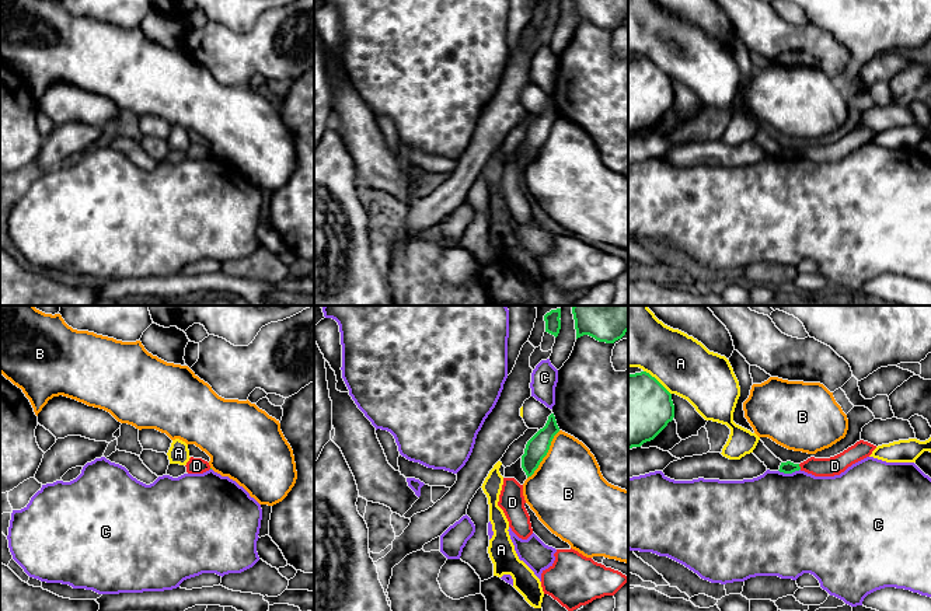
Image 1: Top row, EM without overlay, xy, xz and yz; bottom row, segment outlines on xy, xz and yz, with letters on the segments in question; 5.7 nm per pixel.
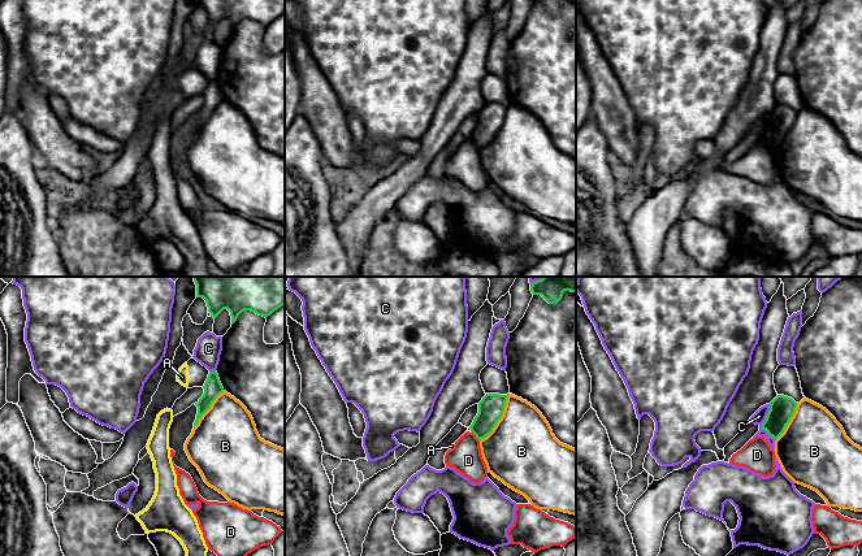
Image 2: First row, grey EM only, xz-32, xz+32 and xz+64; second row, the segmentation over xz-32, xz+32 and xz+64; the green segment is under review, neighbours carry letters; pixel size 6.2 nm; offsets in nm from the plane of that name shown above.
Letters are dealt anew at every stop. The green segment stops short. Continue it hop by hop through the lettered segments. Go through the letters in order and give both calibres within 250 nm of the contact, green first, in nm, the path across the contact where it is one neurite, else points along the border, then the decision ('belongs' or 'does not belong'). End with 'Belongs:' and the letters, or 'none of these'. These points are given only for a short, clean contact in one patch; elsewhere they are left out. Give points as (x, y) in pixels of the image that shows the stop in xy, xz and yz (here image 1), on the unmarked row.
A: 420 nm thick on the green side, 320 nm on the other; does not belong
B: 130 nm thick on the green side, 440 nm on the other; does not belong
C: 70 nm thick on the green side, 500 nm on the other; does not belong
D: 70 nm thick on the green side, 110 nm on the other; border along yz (798, 150), (801, 154); does not belong
Belongs: none of these

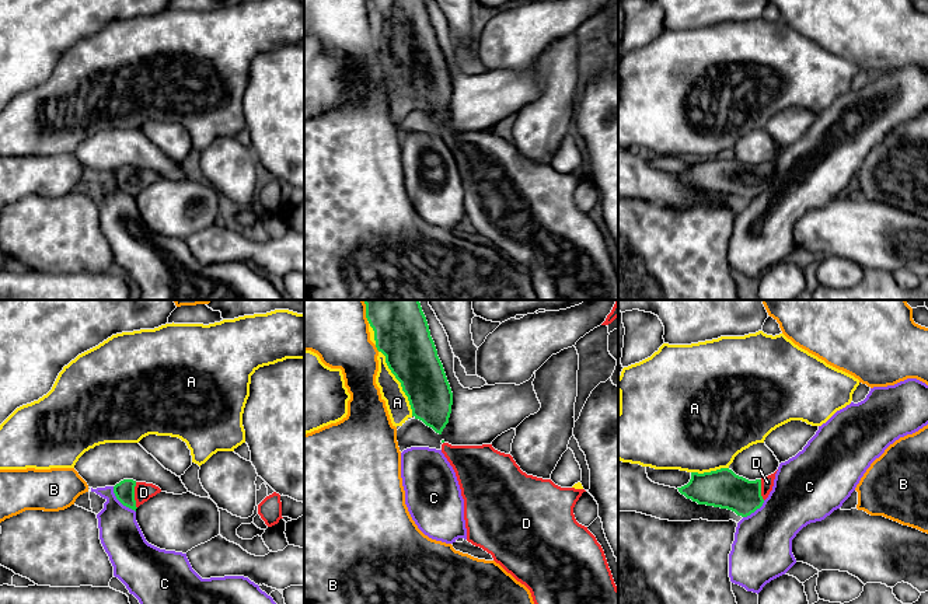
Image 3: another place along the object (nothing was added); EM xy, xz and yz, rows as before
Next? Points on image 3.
A: 300 nm thick on the green side, 130 nm on the other; does not belong
B: 300 nm thick on the green side, 320 nm on the other; does not belong
C: 120 nm thick on the green side, 240 nm on the other; border along xy (112, 173), (114, 181), (135, 198); does not belong
D: 120 nm thick on the green side, 100 nm on the other; runs through xy (124, 177), (133, 181), (143, 178); belongs
Belongs: D

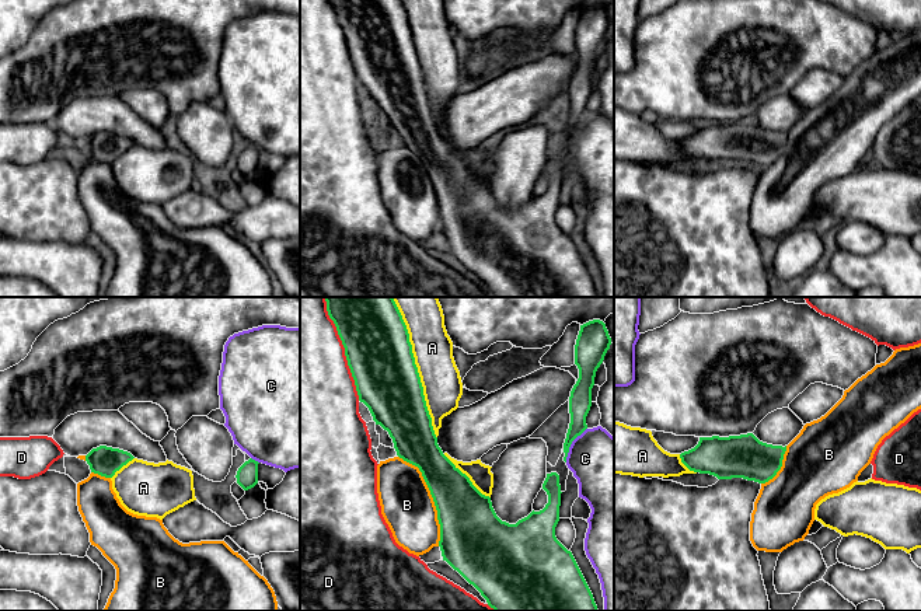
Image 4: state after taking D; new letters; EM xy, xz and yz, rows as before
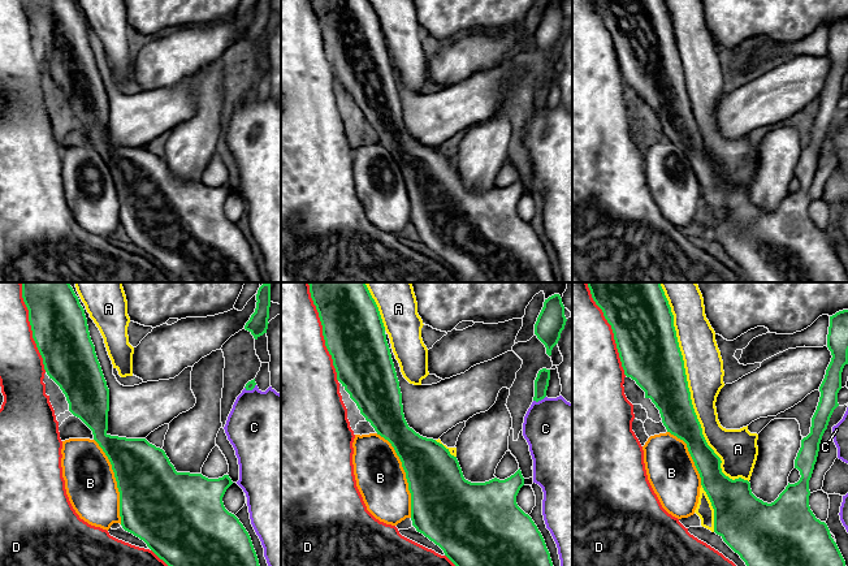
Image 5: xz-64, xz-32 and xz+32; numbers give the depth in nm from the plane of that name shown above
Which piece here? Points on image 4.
A: 380 nm thick on the green side, 240 nm on the other; does not belong
B: 320 nm thick on the green side, 300 nm on the other; does not belong
C: 130 nm thick on the green side, 360 nm on the other; border along xz (586, 114), (572, 128), (565, 147); does not belong
D: 380 nm thick on the green side, 500 nm on the other; does not belong
Belongs: none of these

